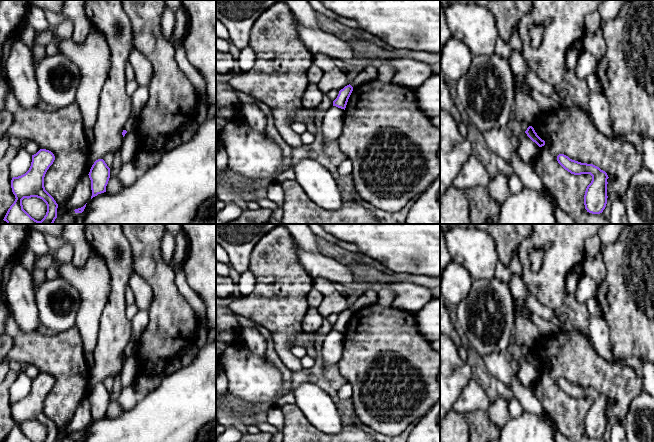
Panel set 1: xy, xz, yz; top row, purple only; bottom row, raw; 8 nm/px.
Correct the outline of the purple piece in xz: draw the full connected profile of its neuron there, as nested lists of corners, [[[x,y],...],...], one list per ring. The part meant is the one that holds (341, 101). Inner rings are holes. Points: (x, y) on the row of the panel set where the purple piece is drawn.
[[[349,84],[339,91],[337,98],[333,101],[333,106],[344,109],[346,108],[348,99],[353,91],[353,87]]]

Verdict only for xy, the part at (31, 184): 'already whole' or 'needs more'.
already whole

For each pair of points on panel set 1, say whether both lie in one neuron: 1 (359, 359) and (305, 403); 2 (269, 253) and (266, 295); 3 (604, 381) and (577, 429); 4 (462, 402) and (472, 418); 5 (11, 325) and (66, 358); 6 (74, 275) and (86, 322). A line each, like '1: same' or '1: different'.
1: different
2: same
3: same
4: different
5: same
6: same

